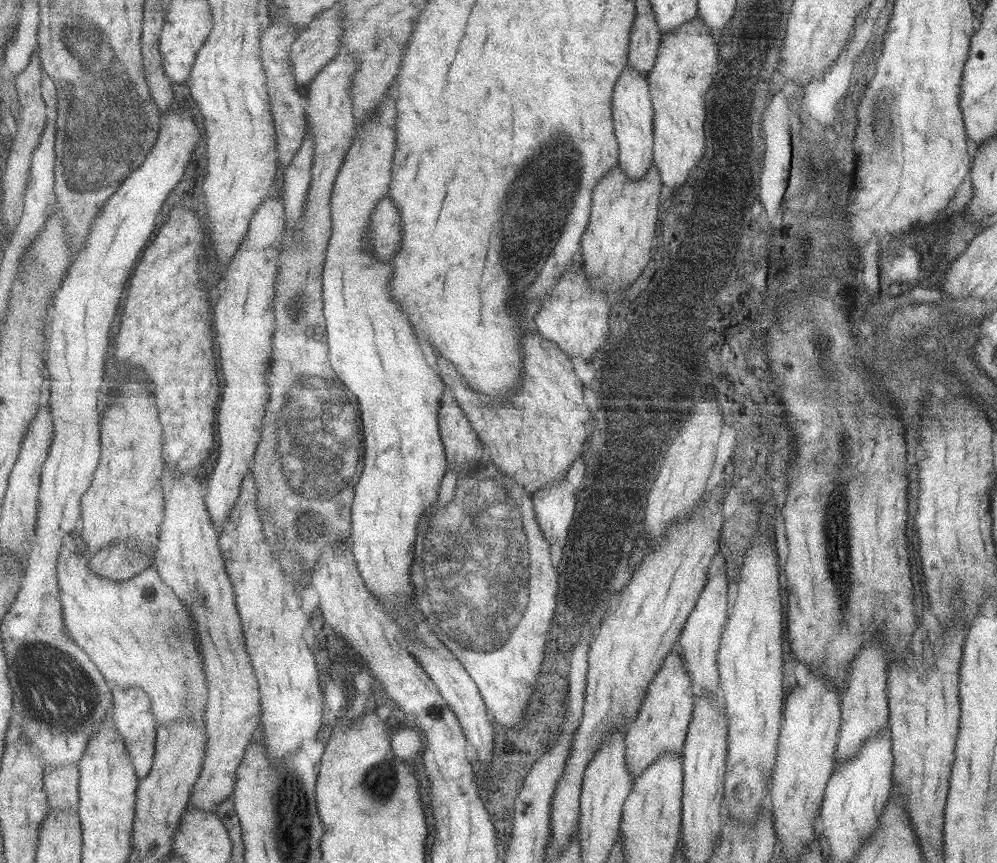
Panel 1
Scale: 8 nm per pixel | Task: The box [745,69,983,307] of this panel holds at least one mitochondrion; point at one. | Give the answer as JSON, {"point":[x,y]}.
{"point":[888,103]}

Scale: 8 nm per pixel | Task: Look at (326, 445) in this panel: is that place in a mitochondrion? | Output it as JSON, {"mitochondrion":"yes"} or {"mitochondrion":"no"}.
{"mitochondrion":"yes"}

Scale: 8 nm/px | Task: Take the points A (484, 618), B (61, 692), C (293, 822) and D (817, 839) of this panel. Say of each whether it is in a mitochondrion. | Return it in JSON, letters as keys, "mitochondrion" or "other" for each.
{"A":"mitochondrion","B":"mitochondrion","C":"mitochondrion","D":"other"}

